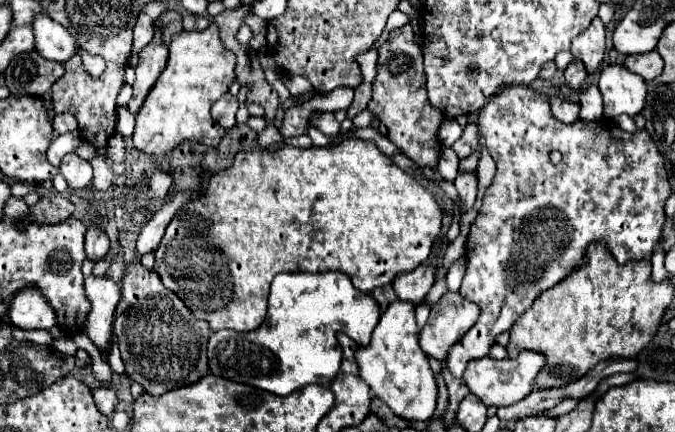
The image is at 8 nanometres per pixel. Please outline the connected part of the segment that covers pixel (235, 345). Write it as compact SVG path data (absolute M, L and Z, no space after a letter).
M339 271L325 273L281 273L271 283L269 309L263 325L249 333L221 329L209 337L209 367L213 375L221 375L231 381L241 381L257 389L265 389L275 395L293 393L305 385L329 385L341 367L341 345L337 333L345 333L357 341L357 345L369 345L371 333L381 317L379 303L371 293L363 293L353 287L351 279Z

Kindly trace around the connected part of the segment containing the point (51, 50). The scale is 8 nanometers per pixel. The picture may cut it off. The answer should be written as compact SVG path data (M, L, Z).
M37 13L33 17L33 35L35 35L35 51L51 61L63 63L73 53L83 55L83 49L77 49L73 35L67 33L65 27L55 23L45 13Z

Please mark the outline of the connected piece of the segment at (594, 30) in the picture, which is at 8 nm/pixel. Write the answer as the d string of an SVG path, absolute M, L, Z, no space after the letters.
M595 17L591 25L573 39L571 53L585 63L587 73L593 73L599 67L605 55L605 25L599 17Z

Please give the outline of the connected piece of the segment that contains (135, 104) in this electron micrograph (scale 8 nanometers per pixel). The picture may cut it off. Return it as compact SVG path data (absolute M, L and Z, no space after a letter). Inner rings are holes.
M159 33L153 37L153 41L139 53L141 61L139 65L135 67L135 73L137 73L137 81L133 83L133 97L127 105L127 109L137 115L139 109L143 107L149 91L153 89L153 85L157 83L157 77L159 73L165 69L167 65L167 47L163 45Z

